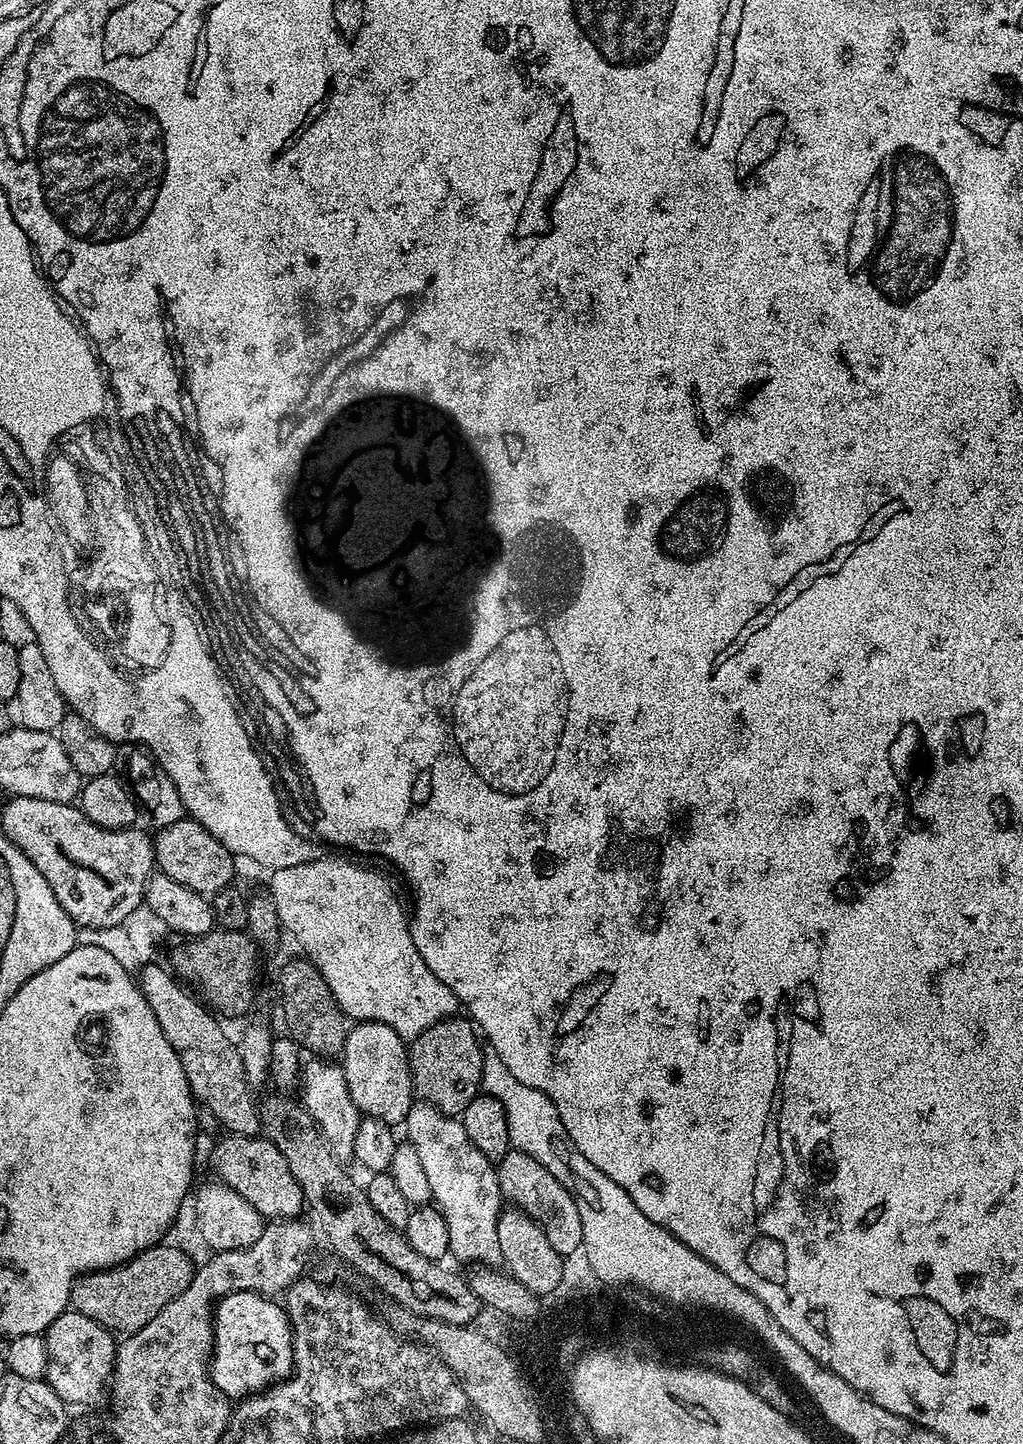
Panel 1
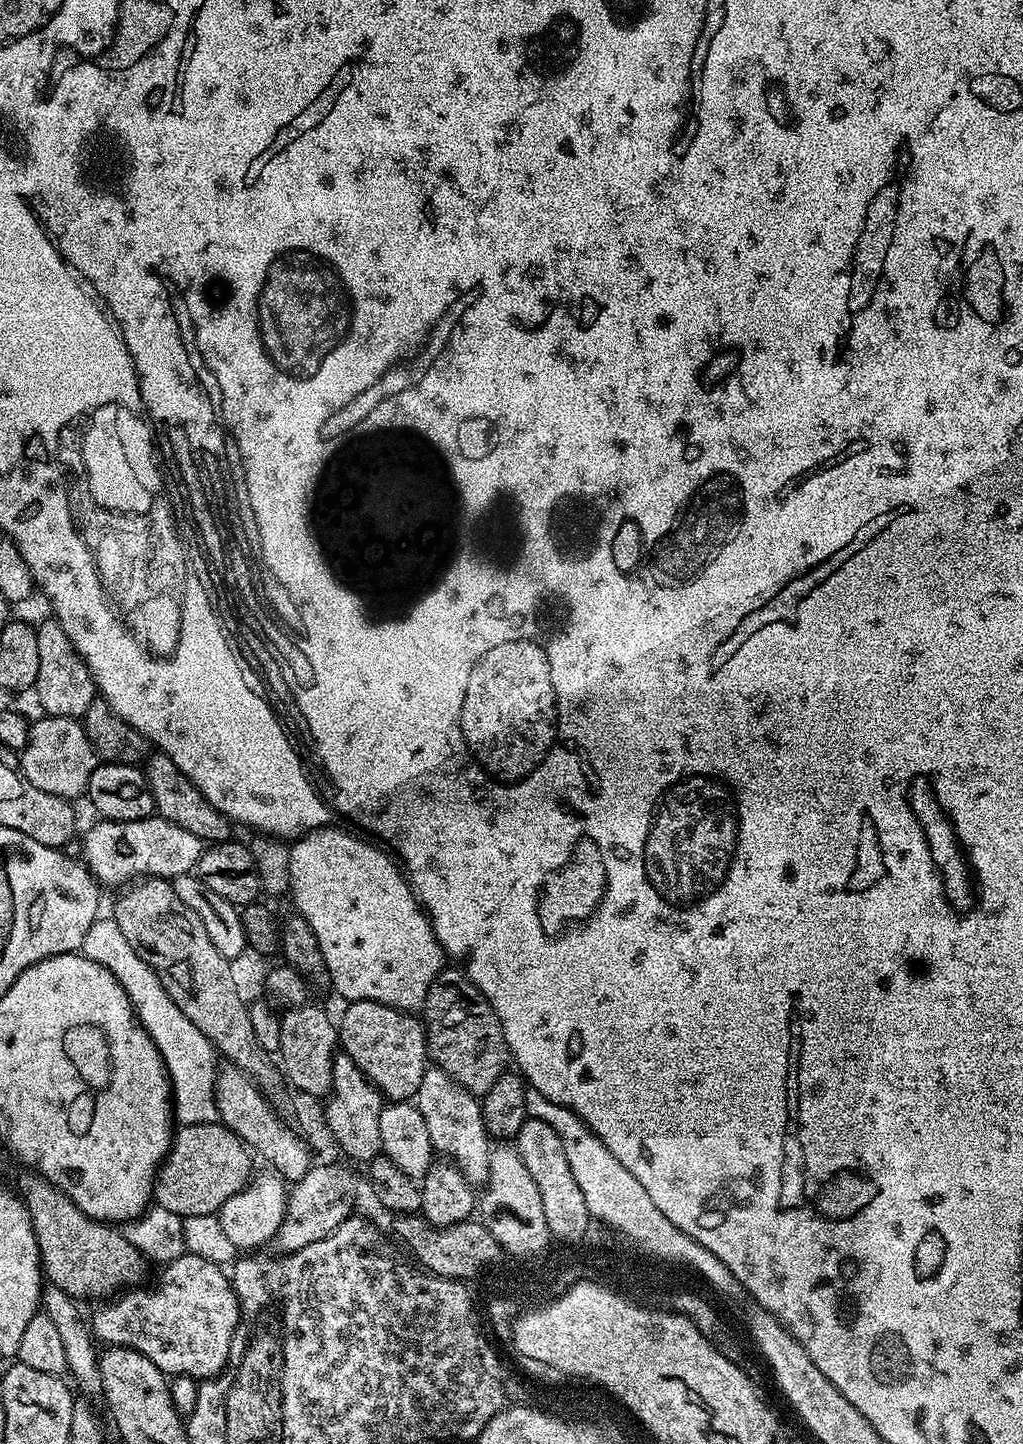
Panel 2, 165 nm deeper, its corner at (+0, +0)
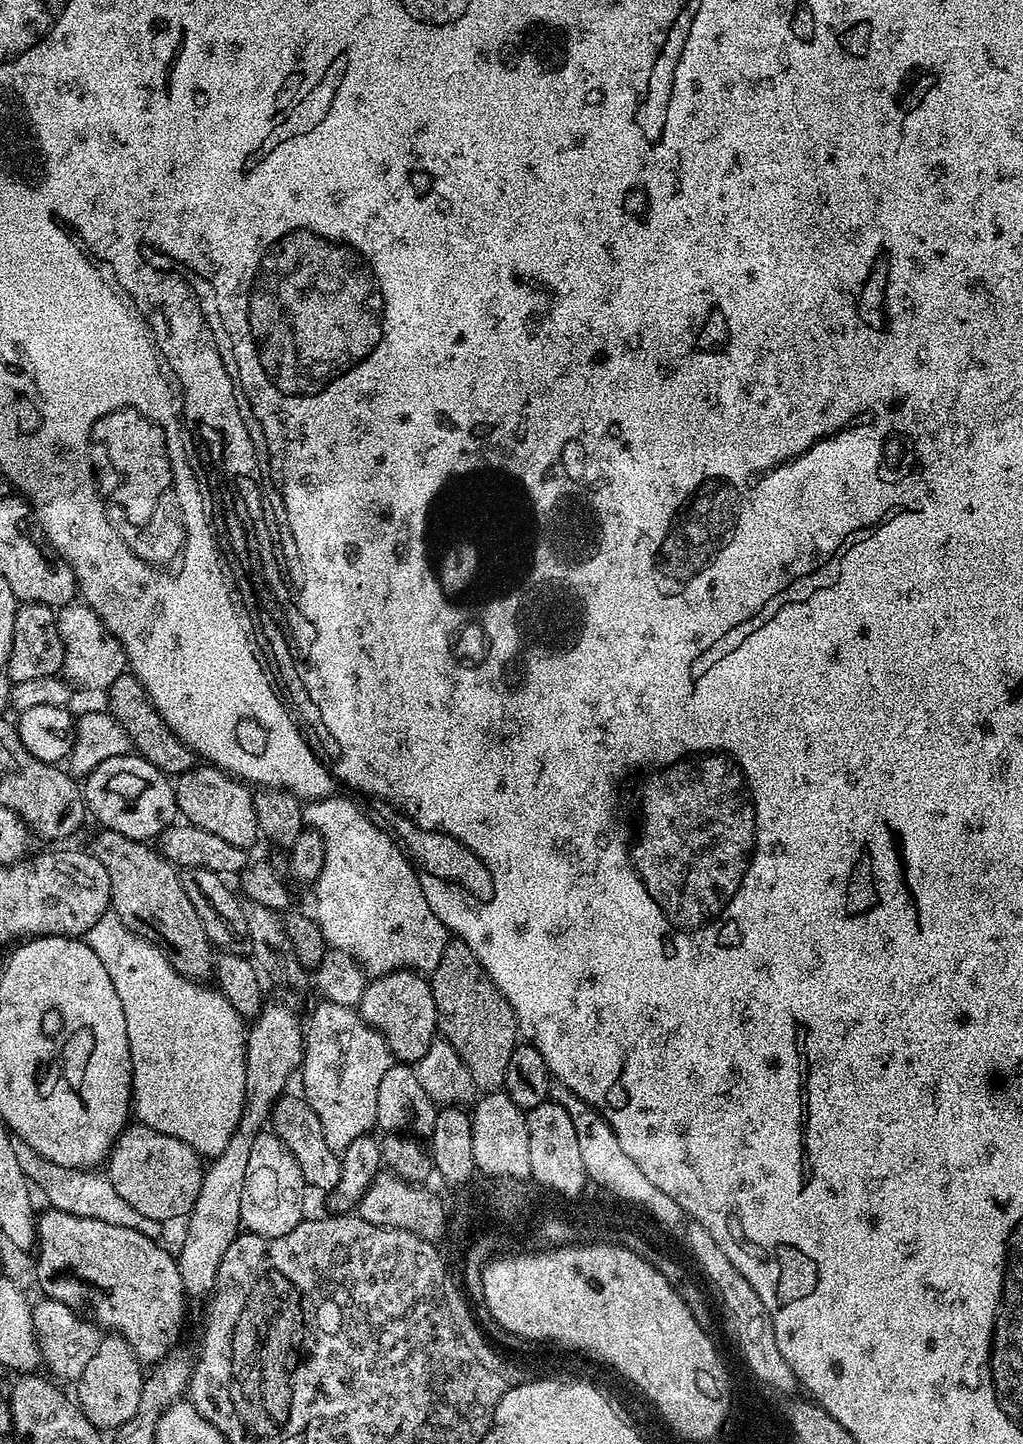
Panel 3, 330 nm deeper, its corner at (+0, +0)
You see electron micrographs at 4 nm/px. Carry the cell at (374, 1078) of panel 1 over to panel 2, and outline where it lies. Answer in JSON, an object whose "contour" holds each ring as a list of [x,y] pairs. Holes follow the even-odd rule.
{"contour":[[[353,1000],[338,1016],[338,1044],[362,1070],[362,1074],[392,1102],[408,1102],[422,1086],[422,1074],[429,1068],[428,1038],[419,1015],[391,1008],[382,1002]]]}

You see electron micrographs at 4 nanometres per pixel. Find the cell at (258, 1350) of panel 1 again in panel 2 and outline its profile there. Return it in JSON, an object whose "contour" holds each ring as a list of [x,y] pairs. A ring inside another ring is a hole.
{"contour":[[[185,1254],[176,1261],[163,1265],[160,1285],[151,1292],[145,1286],[136,1286],[124,1290],[115,1298],[101,1303],[90,1316],[93,1337],[101,1345],[117,1348],[132,1348],[138,1354],[150,1358],[158,1370],[169,1377],[191,1376],[193,1378],[211,1378],[228,1365],[228,1344],[232,1340],[232,1331],[240,1321],[240,1300],[232,1288],[229,1273],[221,1265],[206,1258]]]}

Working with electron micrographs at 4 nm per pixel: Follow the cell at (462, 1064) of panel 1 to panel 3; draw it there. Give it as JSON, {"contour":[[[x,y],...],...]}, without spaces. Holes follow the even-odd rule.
{"contour":[[[459,938],[449,939],[446,950],[442,950],[442,962],[430,973],[430,983],[439,1035],[458,1050],[477,1089],[484,1092],[503,1089],[506,1066],[510,1066],[510,1054],[514,1054],[518,1043],[518,1025],[510,1002],[494,986],[474,950]]]}

